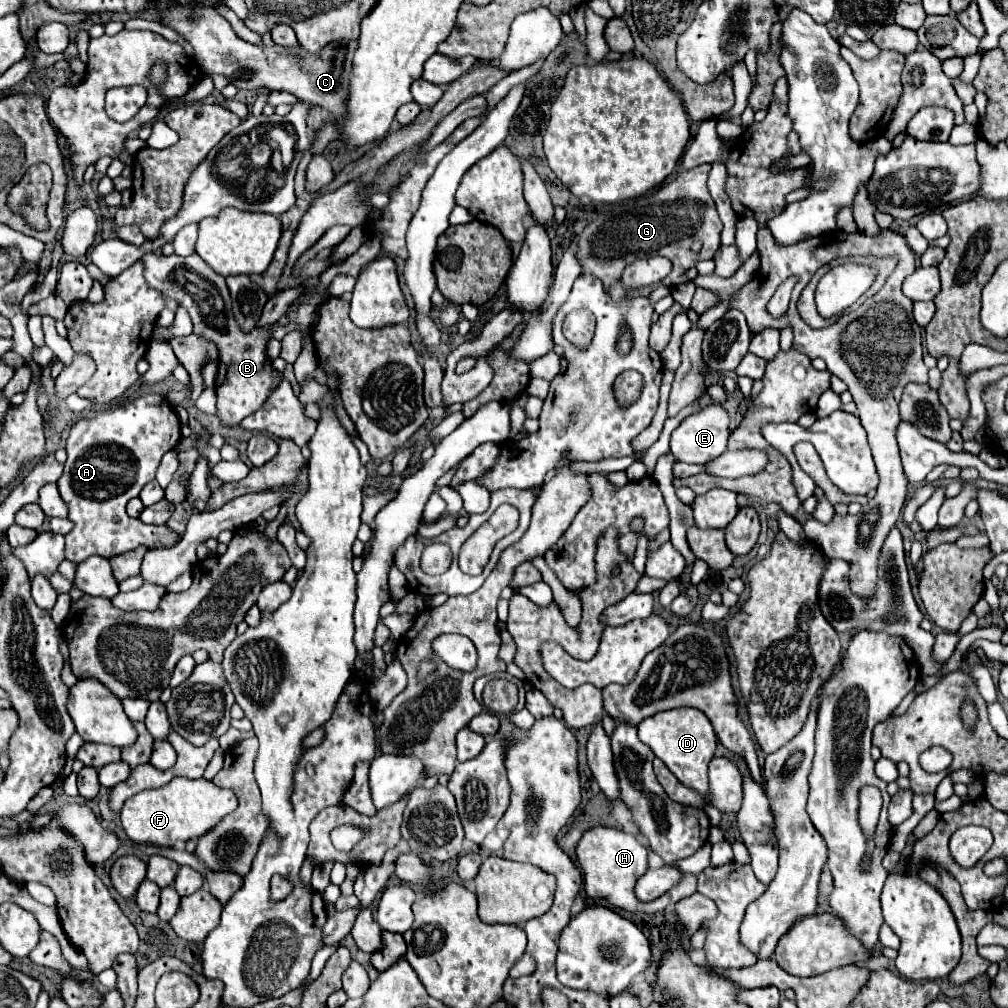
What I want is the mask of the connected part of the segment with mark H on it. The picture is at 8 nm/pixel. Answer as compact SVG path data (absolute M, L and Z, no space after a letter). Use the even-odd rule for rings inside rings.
M605 826L587 830L577 844L577 860L583 870L583 882L585 882L587 896L589 898L605 898L613 906L623 908L631 914L635 914L635 912L655 914L655 912L661 912L667 906L677 904L679 900L697 892L695 876L689 874L689 876L685 876L685 880L689 880L689 882L681 882L679 886L671 888L667 894L663 894L661 898L657 898L653 902L641 902L635 896L635 884L647 872L647 854L649 854L647 848L635 838L635 834L627 834L623 830L605 828ZM687 890L689 890L689 894L687 894Z

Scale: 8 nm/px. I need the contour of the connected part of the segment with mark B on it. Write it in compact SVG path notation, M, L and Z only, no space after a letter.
M143 254L141 262L145 264L145 280L151 288L159 290L163 296L175 300L183 306L193 320L193 334L207 338L219 350L219 372L215 380L217 390L217 418L221 426L231 428L237 426L245 416L257 412L271 392L277 390L283 374L273 368L267 356L267 345L273 336L271 327L257 328L257 334L239 332L231 312L231 296L225 284L225 278L219 276L207 262L201 260L199 254L191 254L187 258L181 256L159 256L159 254Z

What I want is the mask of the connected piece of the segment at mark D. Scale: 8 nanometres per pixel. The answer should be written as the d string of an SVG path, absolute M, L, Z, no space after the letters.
M677 708L677 710L665 710L657 712L655 716L643 720L639 726L639 738L653 750L653 754L663 760L663 764L677 776L679 782L685 786L691 786L697 790L705 804L707 800L707 764L715 754L717 748L717 736L713 732L711 722L703 712L697 708Z

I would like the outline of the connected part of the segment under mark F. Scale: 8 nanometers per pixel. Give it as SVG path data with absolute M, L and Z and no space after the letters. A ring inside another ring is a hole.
M173 778L159 790L143 790L137 796L125 800L121 808L121 824L129 840L151 842L157 846L177 846L187 840L197 840L215 826L227 812L235 810L235 794L227 788L219 788L205 778Z

